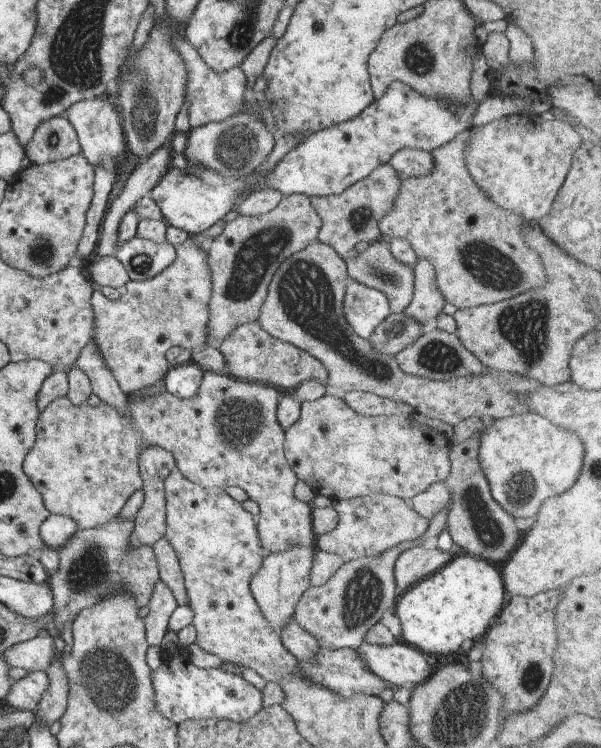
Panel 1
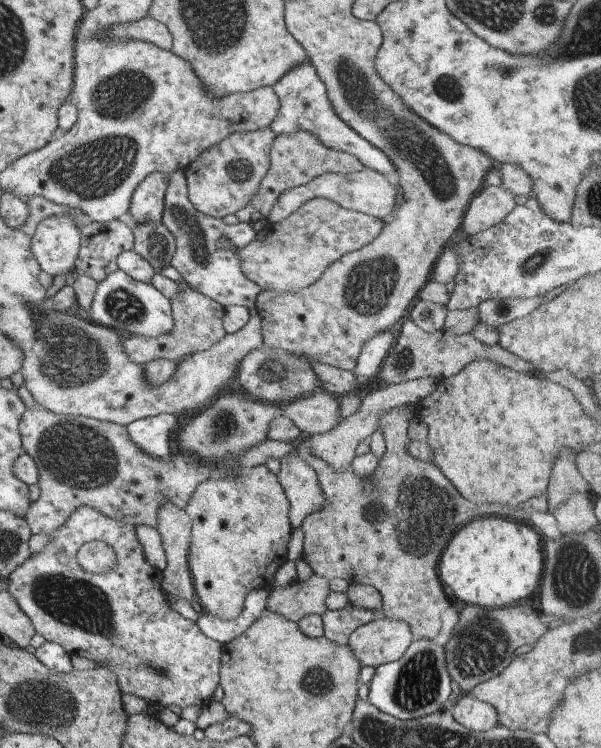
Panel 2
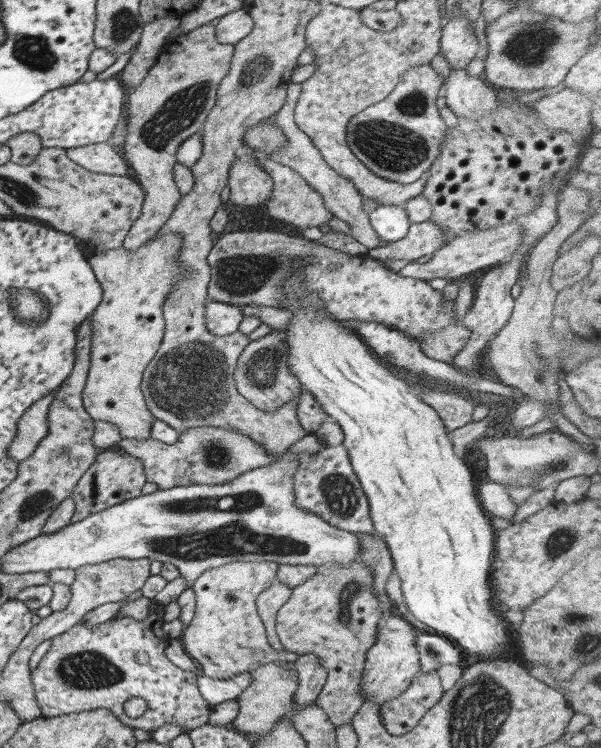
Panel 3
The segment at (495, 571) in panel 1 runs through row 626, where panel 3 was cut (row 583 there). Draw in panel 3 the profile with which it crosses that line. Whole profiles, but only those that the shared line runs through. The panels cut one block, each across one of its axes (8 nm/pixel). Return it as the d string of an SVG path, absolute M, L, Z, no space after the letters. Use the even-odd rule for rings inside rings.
M291 273L291 278L285 280L285 291L287 291L287 299L291 300L291 307L287 310L293 311L291 322L284 328L282 336L285 336L285 345L287 345L287 361L286 367L288 371L298 380L301 387L305 387L306 391L320 404L323 408L327 419L334 419L337 426L343 433L342 445L346 448L352 471L356 474L357 480L360 482L362 491L368 500L369 516L374 526L374 532L381 534L386 543L386 547L390 552L390 558L394 564L394 572L398 574L400 580L400 590L403 596L403 602L407 606L407 610L413 614L419 624L423 624L423 632L436 634L449 639L455 646L460 648L462 654L475 658L477 661L493 660L501 658L503 648L507 646L507 636L505 636L505 628L503 624L493 616L494 602L492 598L492 590L490 589L489 565L494 560L493 547L495 531L488 523L486 512L483 510L482 498L478 496L477 489L473 488L471 481L471 468L467 468L463 458L459 458L452 449L452 442L449 434L439 416L433 412L433 408L426 402L422 402L419 396L411 394L409 388L405 386L405 381L399 379L397 375L393 375L387 367L382 366L378 359L371 356L365 344L361 344L361 340L349 332L345 327L337 326L335 318L331 318L327 312L323 312L323 306L313 292L309 292L299 273Z

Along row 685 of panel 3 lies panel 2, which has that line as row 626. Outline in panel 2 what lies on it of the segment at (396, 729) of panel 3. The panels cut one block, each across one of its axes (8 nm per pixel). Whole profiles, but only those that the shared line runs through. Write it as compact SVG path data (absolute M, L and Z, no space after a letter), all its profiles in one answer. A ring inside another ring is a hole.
M399 405L379 416L385 452L379 456L377 466L369 476L357 477L351 466L333 470L323 460L309 454L309 444L303 440L297 449L316 474L319 488L325 496L327 507L311 512L303 518L300 529L303 533L301 558L310 566L315 576L327 579L345 579L349 584L364 584L375 588L382 601L382 616L389 620L402 620L409 626L414 639L432 640L437 636L441 621L439 617L449 606L446 589L438 580L438 558L451 536L458 528L483 516L509 516L509 508L497 504L473 504L459 496L451 482L429 461L421 461L407 454L408 438L407 408ZM497 508L505 512L499 514Z

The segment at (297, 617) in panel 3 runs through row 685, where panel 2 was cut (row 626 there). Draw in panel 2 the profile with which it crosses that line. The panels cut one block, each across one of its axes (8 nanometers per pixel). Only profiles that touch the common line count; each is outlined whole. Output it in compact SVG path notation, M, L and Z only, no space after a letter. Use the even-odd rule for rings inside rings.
M348 606L342 610L326 610L321 617L323 636L339 646L347 645L347 638L356 628L378 618L373 612Z

